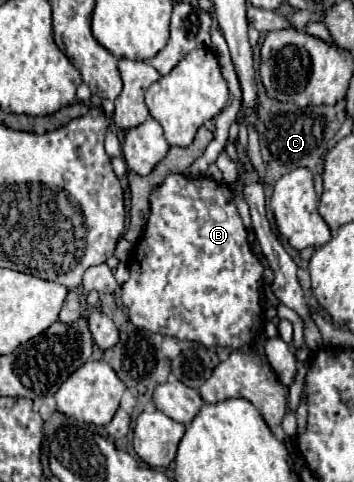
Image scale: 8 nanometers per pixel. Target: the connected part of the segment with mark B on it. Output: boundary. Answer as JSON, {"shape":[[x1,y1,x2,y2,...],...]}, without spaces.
{"shape":[[170,174,150,196,148,224,142,234,142,244,136,244,134,260,128,270,130,280,122,286,122,302,136,328,234,350,248,348,262,330,264,314,258,286,264,266,250,250,246,228,234,204,234,194,226,184,216,184,216,180,208,176]]}

